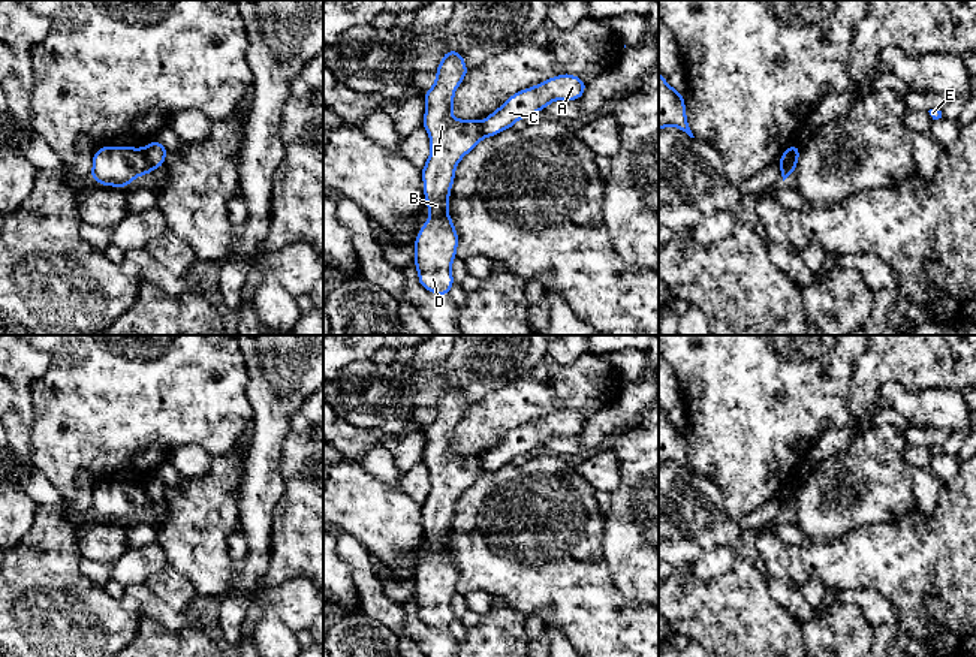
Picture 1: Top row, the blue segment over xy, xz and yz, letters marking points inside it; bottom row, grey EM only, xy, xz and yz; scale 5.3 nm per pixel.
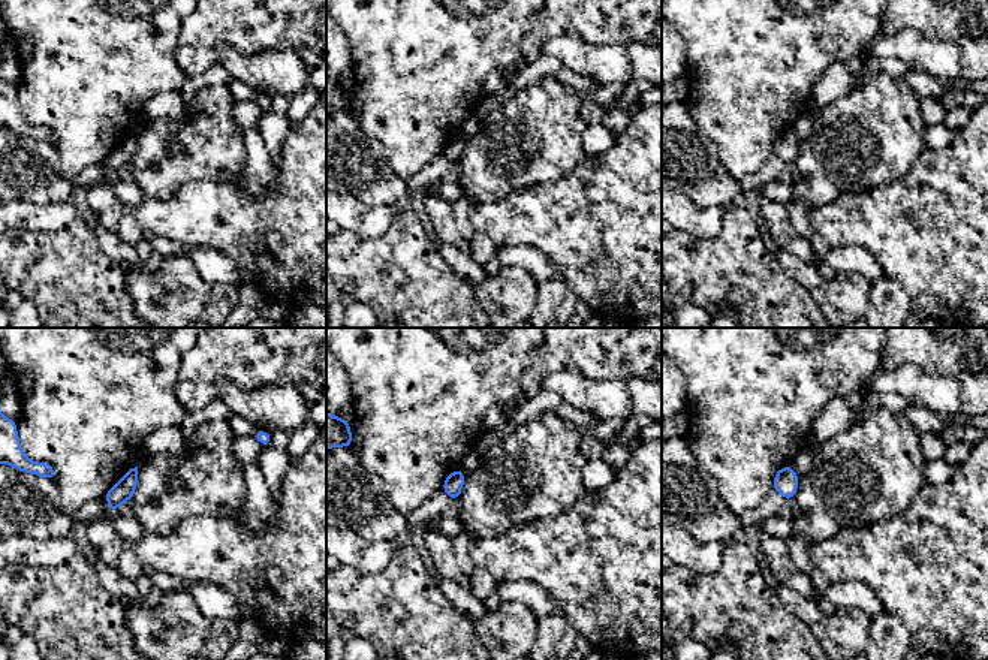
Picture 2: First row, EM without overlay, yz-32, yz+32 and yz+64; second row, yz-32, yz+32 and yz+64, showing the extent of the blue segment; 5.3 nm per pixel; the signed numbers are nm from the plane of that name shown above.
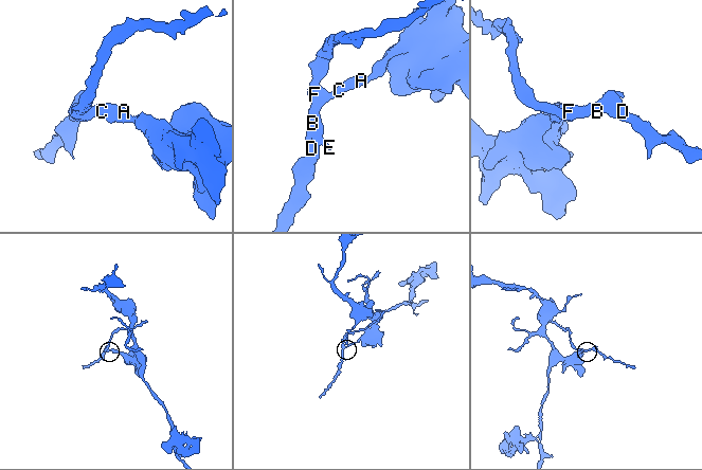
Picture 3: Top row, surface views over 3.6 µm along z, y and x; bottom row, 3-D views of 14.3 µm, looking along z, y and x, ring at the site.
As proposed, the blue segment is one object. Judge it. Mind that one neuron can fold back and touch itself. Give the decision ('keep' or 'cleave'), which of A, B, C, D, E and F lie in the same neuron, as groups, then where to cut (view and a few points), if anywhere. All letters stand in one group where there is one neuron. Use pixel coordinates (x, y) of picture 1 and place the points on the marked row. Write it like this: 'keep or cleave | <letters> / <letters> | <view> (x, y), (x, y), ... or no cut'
cleave | A C / B D E F | yz (795, 145), (794, 154), (786, 162), (779, 163)

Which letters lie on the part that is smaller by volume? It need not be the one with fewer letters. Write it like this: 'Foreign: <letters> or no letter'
Foreign: B, D, E, F

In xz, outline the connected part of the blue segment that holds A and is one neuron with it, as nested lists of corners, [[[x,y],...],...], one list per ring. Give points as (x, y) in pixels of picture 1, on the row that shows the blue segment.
[[[563,73],[539,85],[521,90],[481,123],[482,132],[485,136],[495,136],[510,129],[515,121],[546,109],[552,100],[579,100],[585,87],[587,84],[581,78]]]

